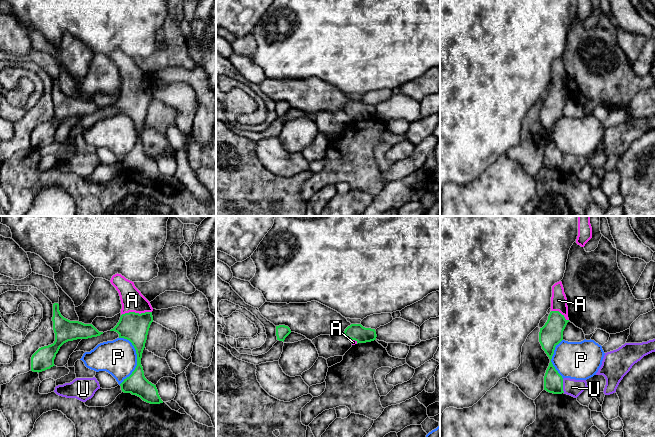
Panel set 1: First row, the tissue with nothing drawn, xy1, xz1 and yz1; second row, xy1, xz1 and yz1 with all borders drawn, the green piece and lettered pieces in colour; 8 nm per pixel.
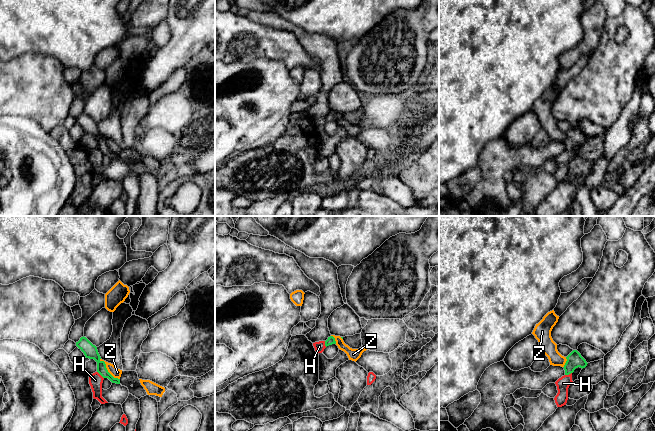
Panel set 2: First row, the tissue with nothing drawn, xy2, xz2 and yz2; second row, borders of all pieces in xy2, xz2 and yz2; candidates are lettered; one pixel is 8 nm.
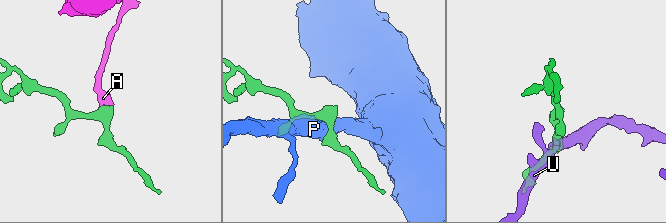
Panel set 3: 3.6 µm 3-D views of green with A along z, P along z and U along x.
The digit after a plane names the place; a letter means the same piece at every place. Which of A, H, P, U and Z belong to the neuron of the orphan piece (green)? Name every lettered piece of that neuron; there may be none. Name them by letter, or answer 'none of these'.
A

